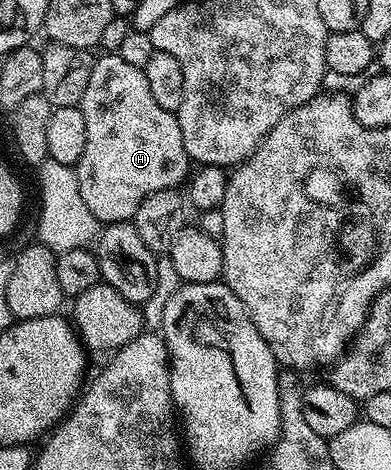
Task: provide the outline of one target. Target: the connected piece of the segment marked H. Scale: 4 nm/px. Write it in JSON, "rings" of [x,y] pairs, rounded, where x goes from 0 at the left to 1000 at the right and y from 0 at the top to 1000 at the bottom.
{"rings":[[[297,117],[251,119],[238,134],[233,168],[202,230],[223,262],[223,313],[212,313],[212,338],[192,353],[199,377],[202,415],[233,449],[240,466],[269,479],[307,470],[338,470],[355,432],[396,406],[453,402],[486,374],[488,345],[478,313],[468,313],[468,279],[453,260],[453,243],[407,228],[386,202],[371,149],[335,143],[312,121]]]}

